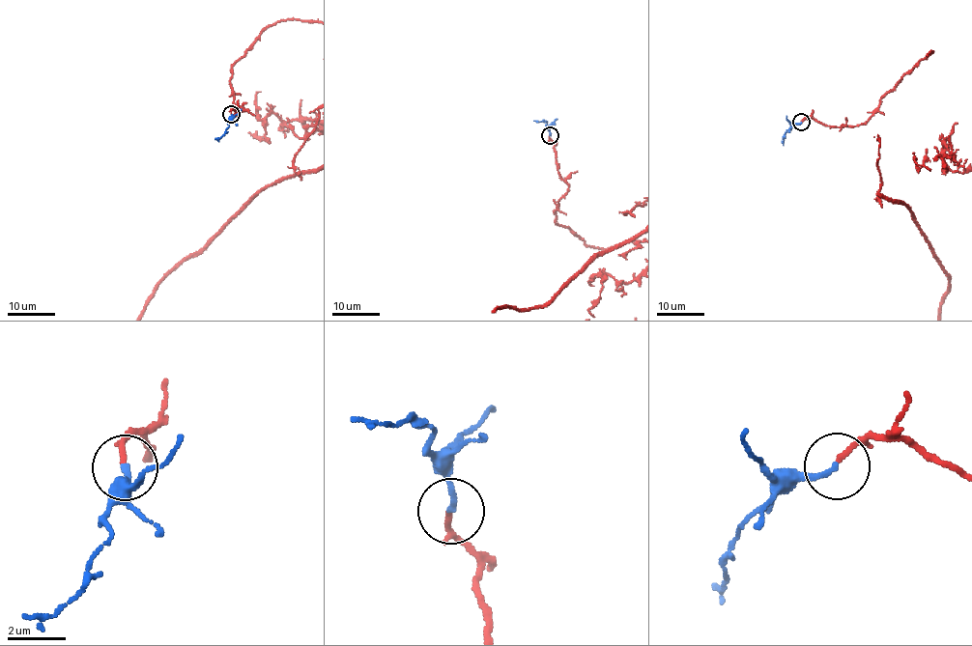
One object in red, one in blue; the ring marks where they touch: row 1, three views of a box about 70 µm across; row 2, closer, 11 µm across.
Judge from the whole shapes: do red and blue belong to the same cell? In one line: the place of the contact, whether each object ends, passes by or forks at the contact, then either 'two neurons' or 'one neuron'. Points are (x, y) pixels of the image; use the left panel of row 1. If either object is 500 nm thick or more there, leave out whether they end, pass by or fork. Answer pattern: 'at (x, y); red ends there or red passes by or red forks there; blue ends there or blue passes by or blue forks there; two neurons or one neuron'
at (231, 114); red passes by; blue ends there; one neuron

